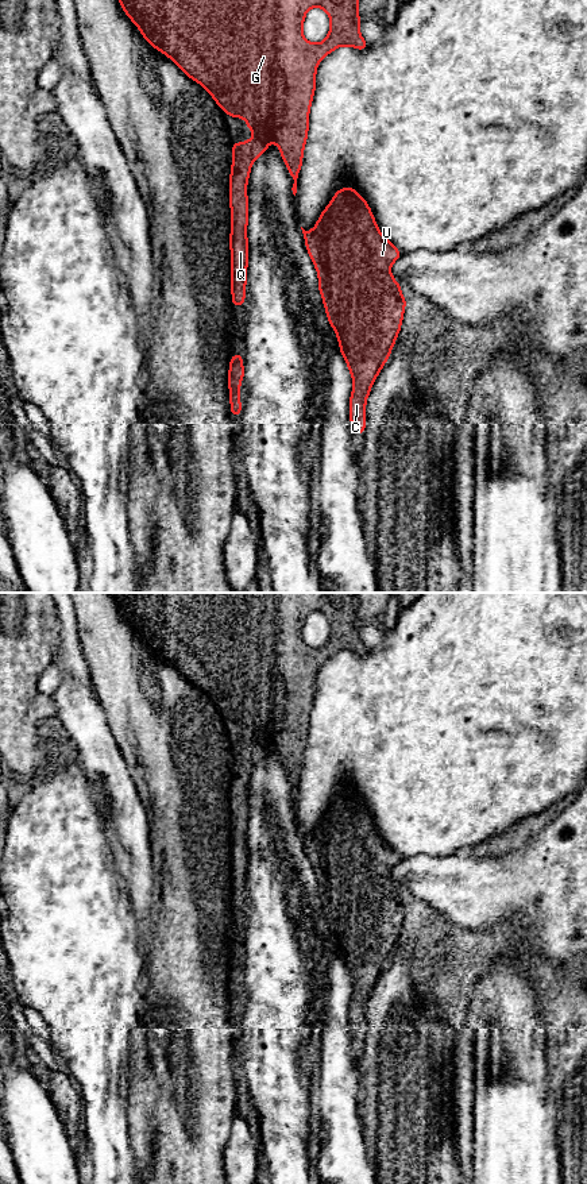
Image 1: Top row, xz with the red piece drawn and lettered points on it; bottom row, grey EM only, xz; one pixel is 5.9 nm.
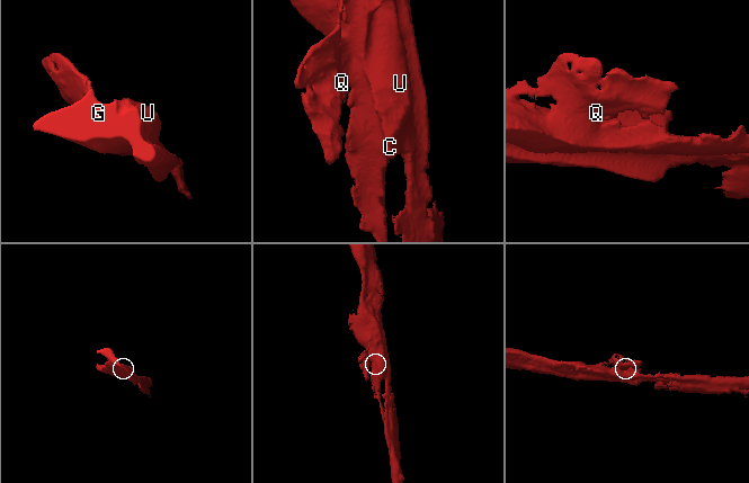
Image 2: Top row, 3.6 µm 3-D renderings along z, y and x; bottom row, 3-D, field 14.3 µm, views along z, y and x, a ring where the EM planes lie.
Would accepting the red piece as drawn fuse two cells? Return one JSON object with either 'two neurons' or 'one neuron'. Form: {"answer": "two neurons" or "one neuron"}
{"answer": "one neuron"}

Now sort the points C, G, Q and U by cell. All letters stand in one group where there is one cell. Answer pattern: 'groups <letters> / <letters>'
groups C G Q U

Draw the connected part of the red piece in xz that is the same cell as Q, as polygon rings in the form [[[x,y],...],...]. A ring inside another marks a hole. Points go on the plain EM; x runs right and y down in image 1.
[[[112,593],[125,620],[136,629],[144,644],[157,655],[173,664],[185,679],[202,690],[217,710],[232,722],[244,722],[255,741],[243,748],[232,748],[232,772],[229,782],[231,803],[231,895],[232,913],[246,909],[246,886],[248,868],[248,805],[247,786],[254,765],[275,747],[282,764],[294,784],[293,799],[297,798],[297,783],[302,770],[304,751],[309,733],[309,713],[316,693],[316,675],[320,666],[340,651],[366,655],[358,620],[359,601],[356,593]],[[312,612],[321,612],[331,624],[331,635],[321,648],[310,648],[304,643],[302,629]]]

